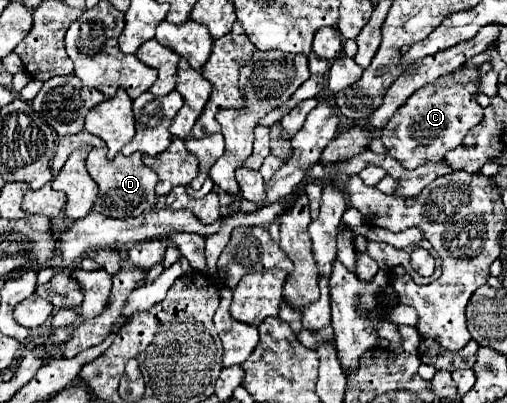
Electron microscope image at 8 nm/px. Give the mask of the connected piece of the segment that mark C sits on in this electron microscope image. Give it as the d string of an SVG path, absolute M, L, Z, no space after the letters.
M461 66L417 90L381 130L381 140L389 156L401 162L407 170L413 170L423 162L441 162L445 152L459 146L467 132L483 120L483 108L475 100L479 80L481 74L477 68Z

